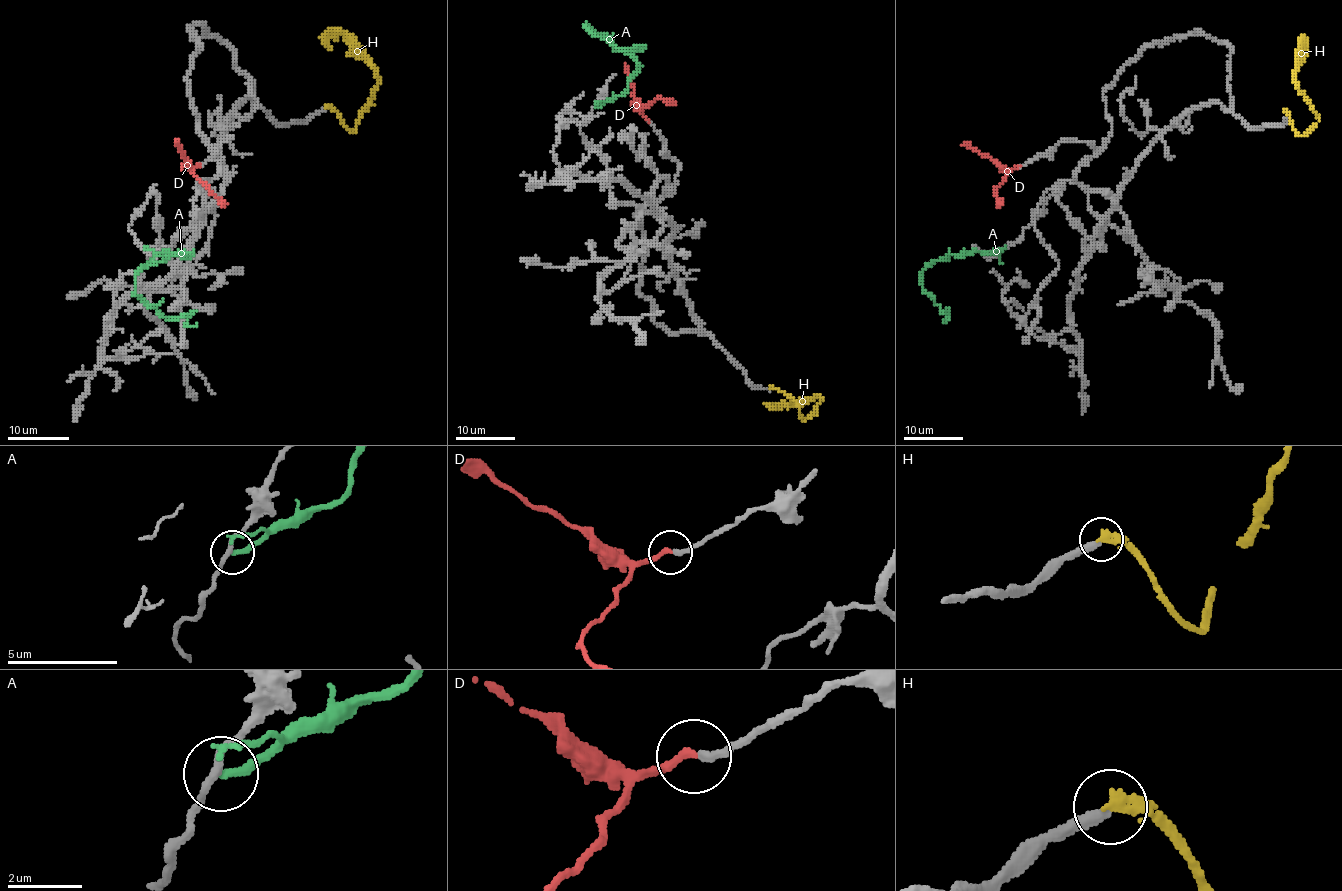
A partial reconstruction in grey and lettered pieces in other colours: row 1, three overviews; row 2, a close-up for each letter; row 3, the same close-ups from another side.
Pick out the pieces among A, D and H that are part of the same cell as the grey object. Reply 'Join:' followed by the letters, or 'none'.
Join: D

